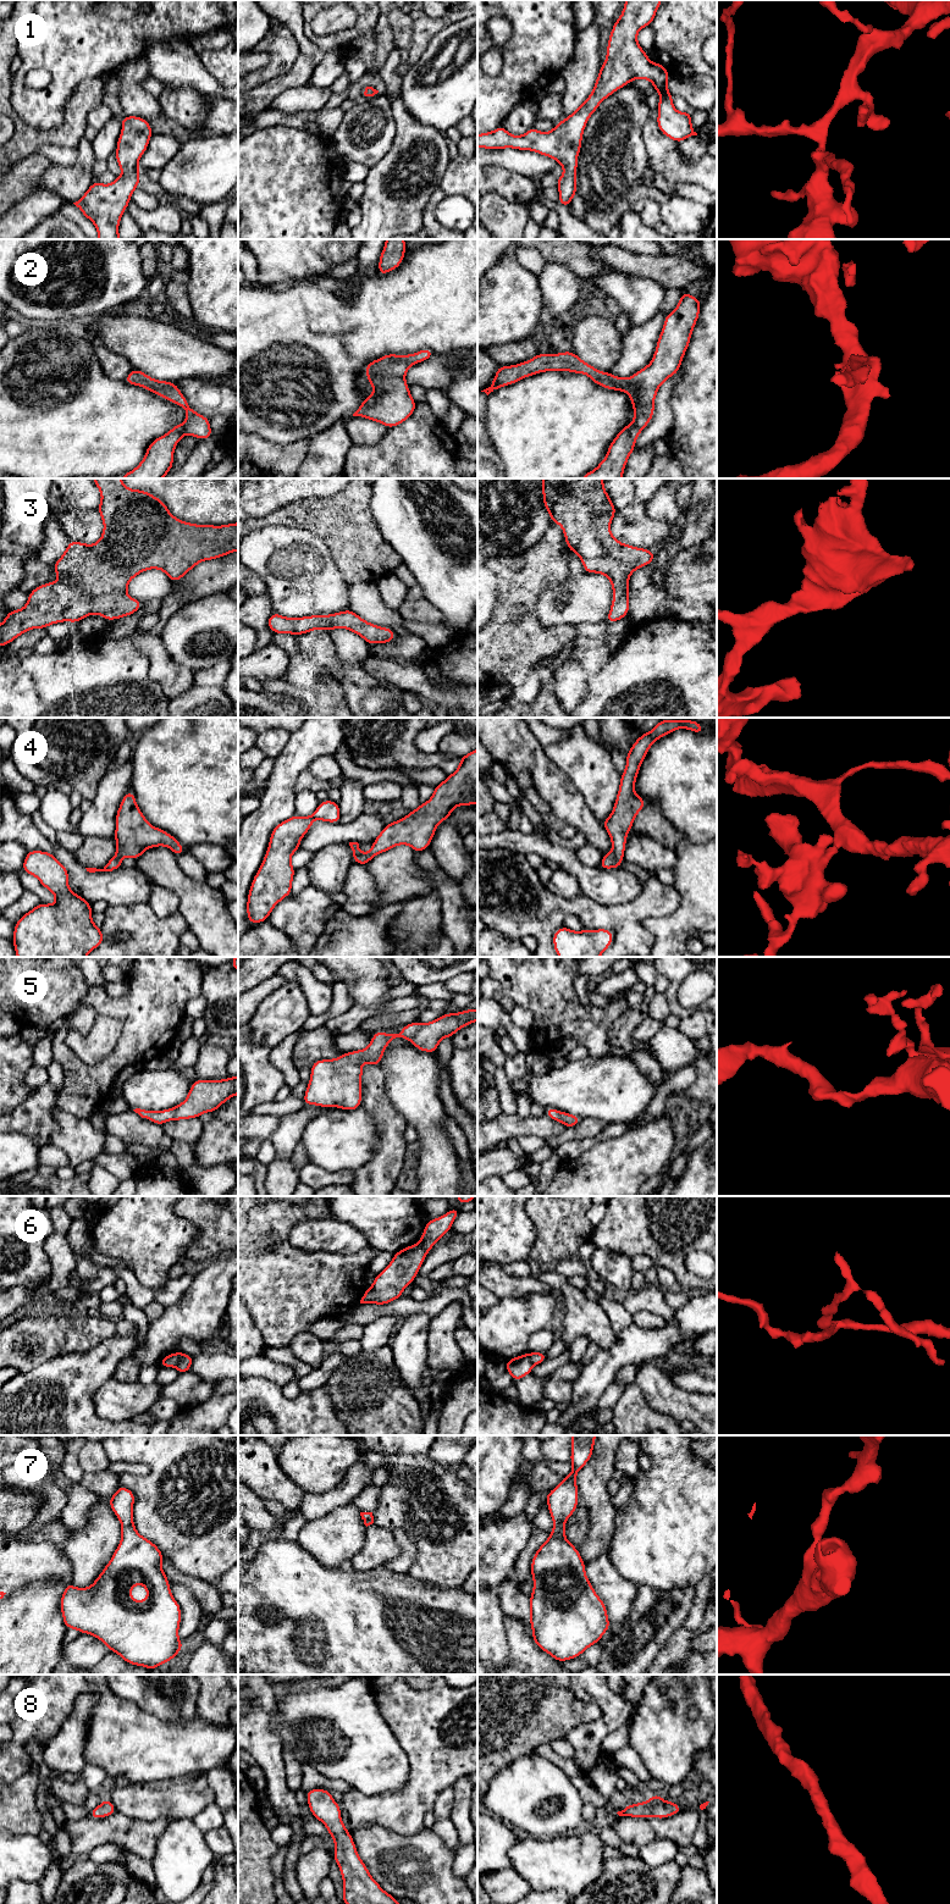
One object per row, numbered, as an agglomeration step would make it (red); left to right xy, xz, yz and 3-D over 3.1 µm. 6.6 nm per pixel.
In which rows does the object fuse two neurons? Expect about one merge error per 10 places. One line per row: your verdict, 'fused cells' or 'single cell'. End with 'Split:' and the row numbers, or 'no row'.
1: single cell
2: single cell
3: single cell
4: single cell
5: single cell
6: fused cells
7: single cell
8: single cell
Split: 6

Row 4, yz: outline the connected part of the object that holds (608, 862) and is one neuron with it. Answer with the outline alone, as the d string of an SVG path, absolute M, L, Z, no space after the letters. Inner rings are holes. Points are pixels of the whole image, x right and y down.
M661 719L653 730L642 734L626 754L625 770L620 777L619 791L611 815L602 821L612 841L612 852L603 854L600 868L620 868L624 859L628 832L637 813L645 807L646 801L635 793L635 782L640 765L646 758L650 747L661 737L670 732L687 729L695 734L705 732L696 720L664 720Z

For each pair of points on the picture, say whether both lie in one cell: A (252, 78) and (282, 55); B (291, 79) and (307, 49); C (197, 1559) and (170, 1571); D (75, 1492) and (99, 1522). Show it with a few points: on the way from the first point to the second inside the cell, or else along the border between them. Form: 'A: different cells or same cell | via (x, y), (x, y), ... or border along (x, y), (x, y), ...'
A: same cell | via (259, 76), (275, 62)
B: different cells | border along (304, 26), (304, 33), (316, 45), (311, 57)
C: different cells | border along (164, 1556), (182, 1572), (202, 1579)
D: different cells | border along (101, 1499), (92, 1507), (88, 1521), (70, 1531)

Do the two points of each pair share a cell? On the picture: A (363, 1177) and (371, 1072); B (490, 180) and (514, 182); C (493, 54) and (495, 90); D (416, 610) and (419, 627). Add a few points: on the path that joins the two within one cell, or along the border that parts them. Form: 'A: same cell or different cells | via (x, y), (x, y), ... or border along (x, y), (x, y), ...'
A: same cell | via (386, 1151), (386, 1118), (374, 1097)
B: same cell | via (496, 180), (508, 182)
C: different cells | border along (498, 49), (502, 68), (497, 75), (490, 76)
D: different cells | border along (406, 619), (441, 625)

